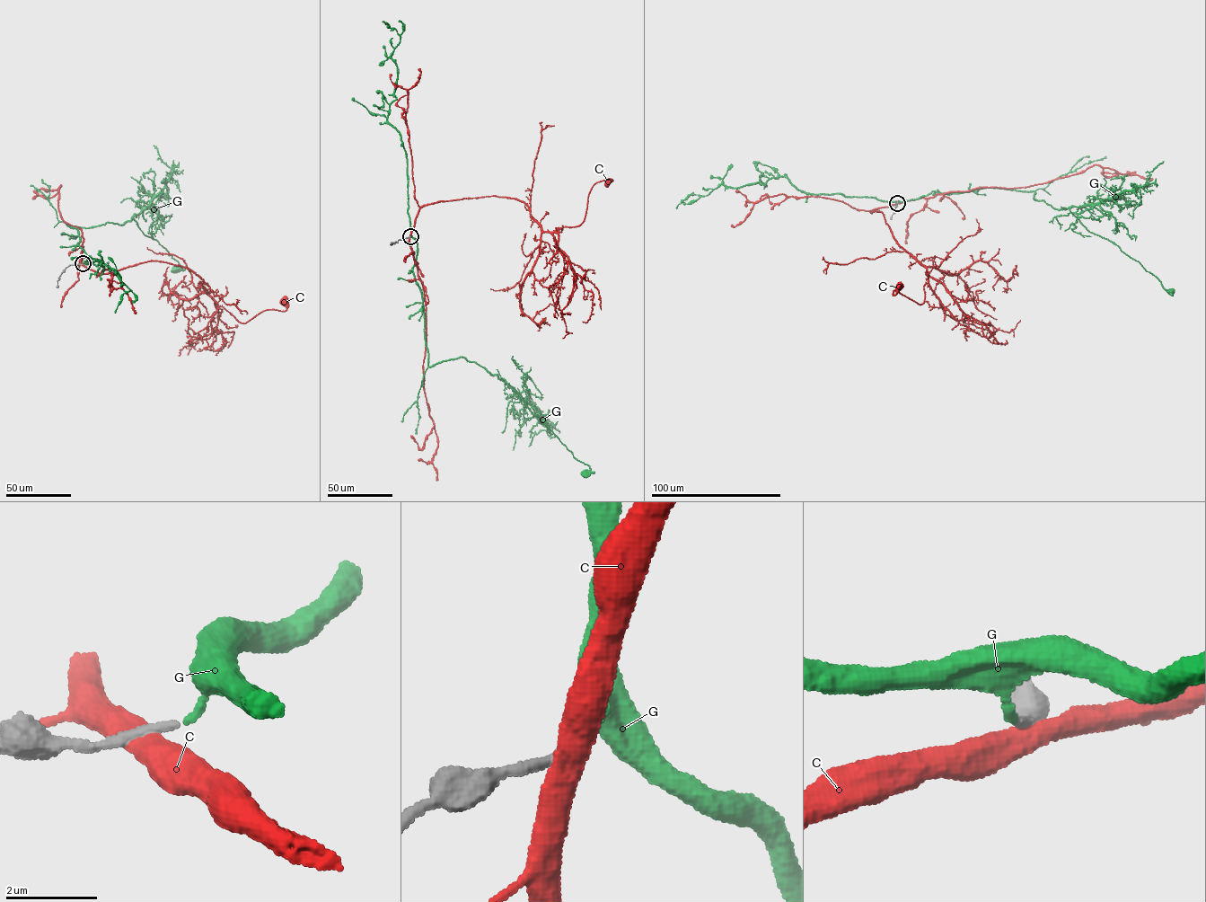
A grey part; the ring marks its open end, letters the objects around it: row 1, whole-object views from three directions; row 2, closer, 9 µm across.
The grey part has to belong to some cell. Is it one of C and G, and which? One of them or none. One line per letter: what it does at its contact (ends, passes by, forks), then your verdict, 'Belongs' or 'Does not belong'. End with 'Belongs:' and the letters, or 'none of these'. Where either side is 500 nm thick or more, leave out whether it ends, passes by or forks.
C: Does not belong
G: It ends there. Belongs
Belongs: G

